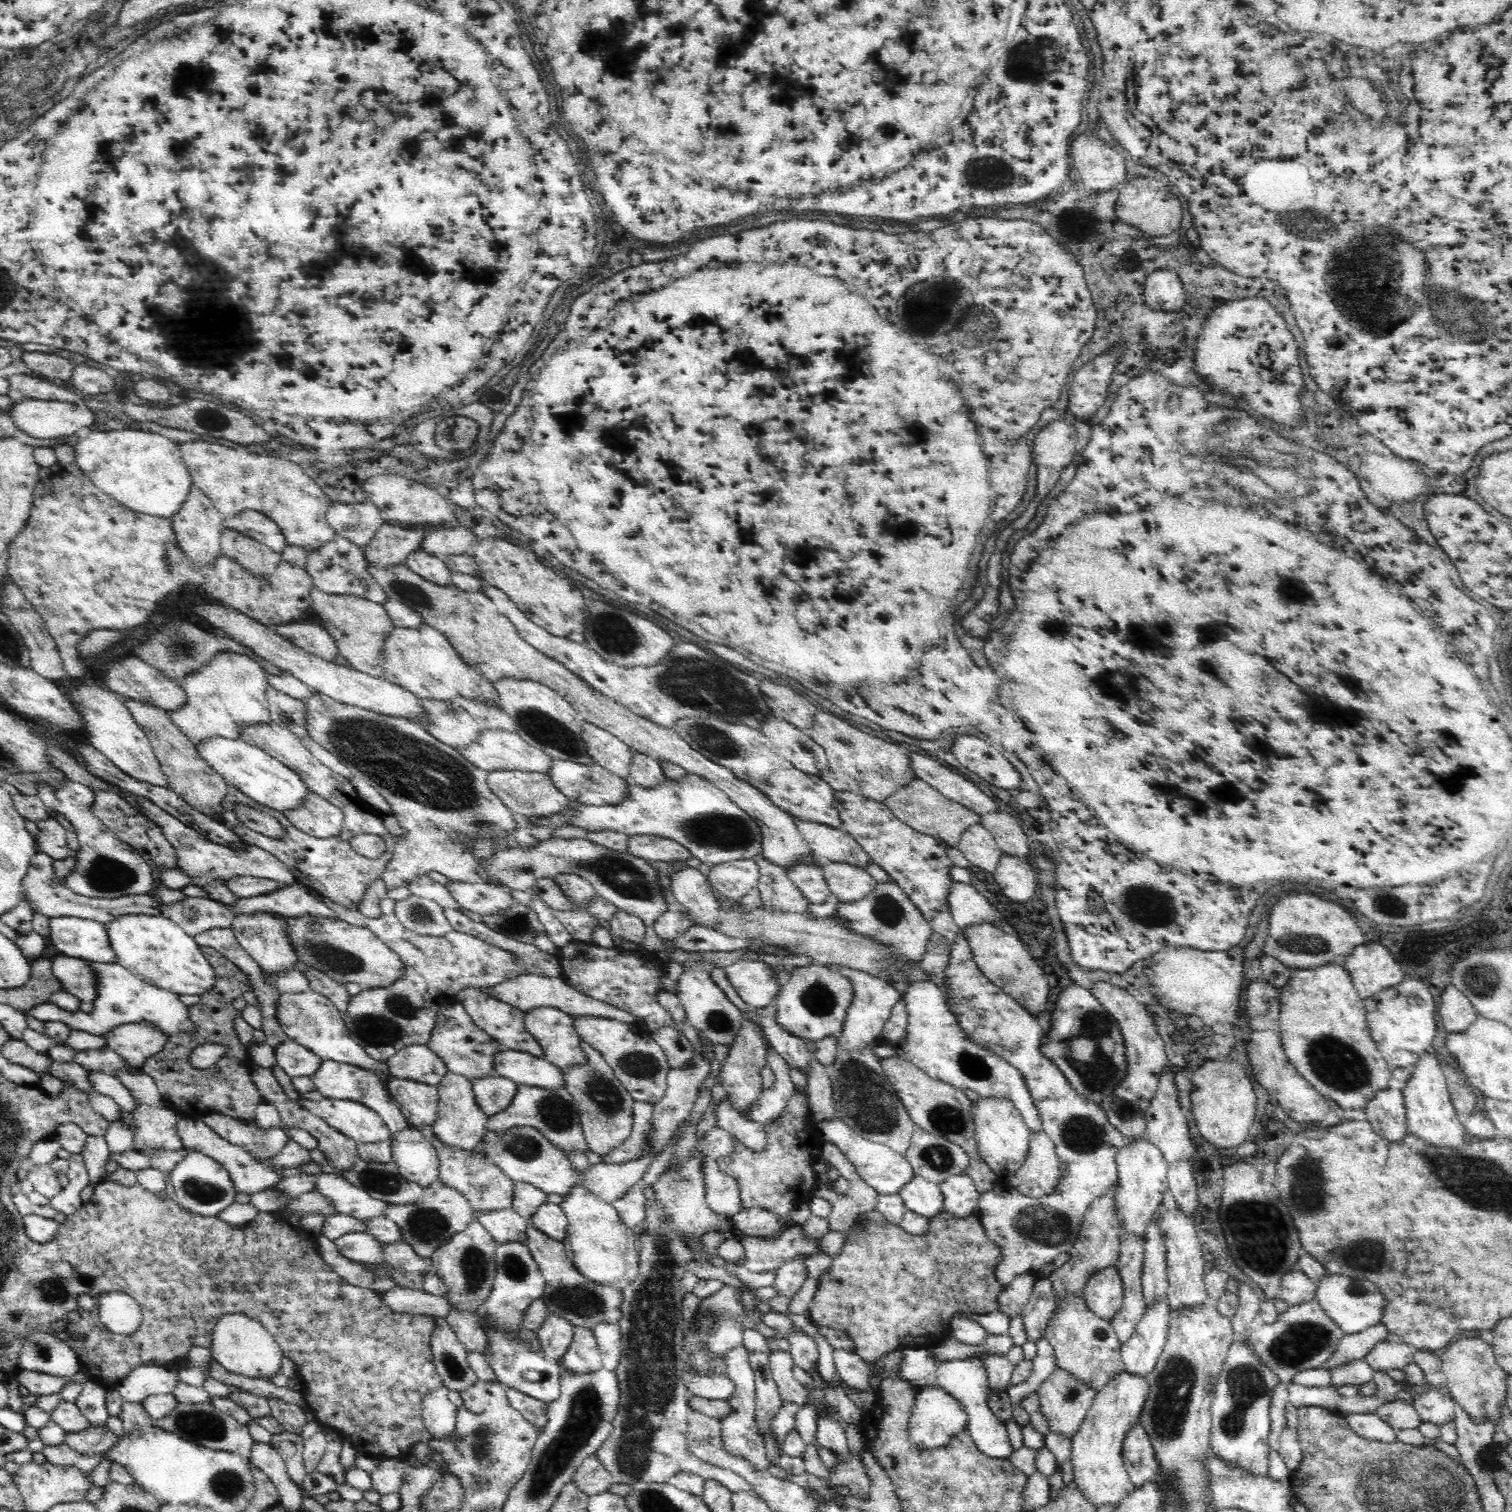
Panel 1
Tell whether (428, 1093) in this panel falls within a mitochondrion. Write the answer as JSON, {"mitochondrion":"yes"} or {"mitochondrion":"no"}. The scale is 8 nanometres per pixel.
{"mitochondrion":"no"}

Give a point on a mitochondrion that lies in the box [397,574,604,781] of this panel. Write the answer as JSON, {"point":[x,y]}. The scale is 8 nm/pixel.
{"point":[541,726]}

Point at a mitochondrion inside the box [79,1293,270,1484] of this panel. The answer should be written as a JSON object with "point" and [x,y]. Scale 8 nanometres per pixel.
{"point":[202,1425]}

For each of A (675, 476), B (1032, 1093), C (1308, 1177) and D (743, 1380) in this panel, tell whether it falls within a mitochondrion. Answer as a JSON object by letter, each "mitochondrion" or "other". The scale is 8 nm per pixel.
{"A":"other","B":"other","C":"mitochondrion","D":"other"}

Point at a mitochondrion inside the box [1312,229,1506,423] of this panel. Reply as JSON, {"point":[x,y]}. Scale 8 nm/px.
{"point":[1461,322]}

